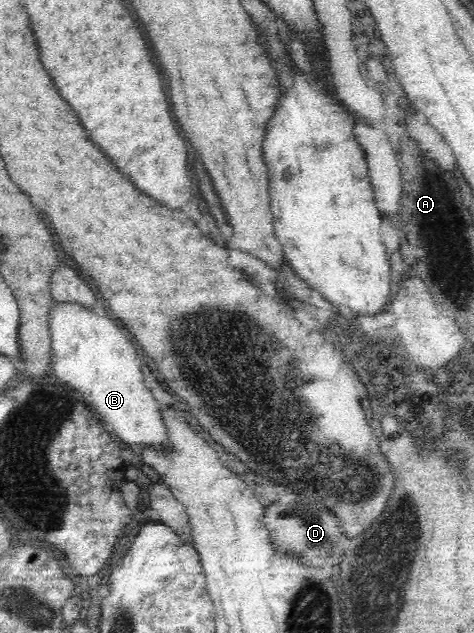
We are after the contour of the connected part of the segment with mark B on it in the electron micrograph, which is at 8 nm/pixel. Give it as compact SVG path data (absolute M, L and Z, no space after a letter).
M53 300L47 311L48 327L51 335L52 376L76 389L86 405L98 416L103 428L123 445L141 448L143 445L165 445L165 427L160 417L158 402L144 385L140 359L132 346L130 335L112 317L98 315L93 308L80 302Z

